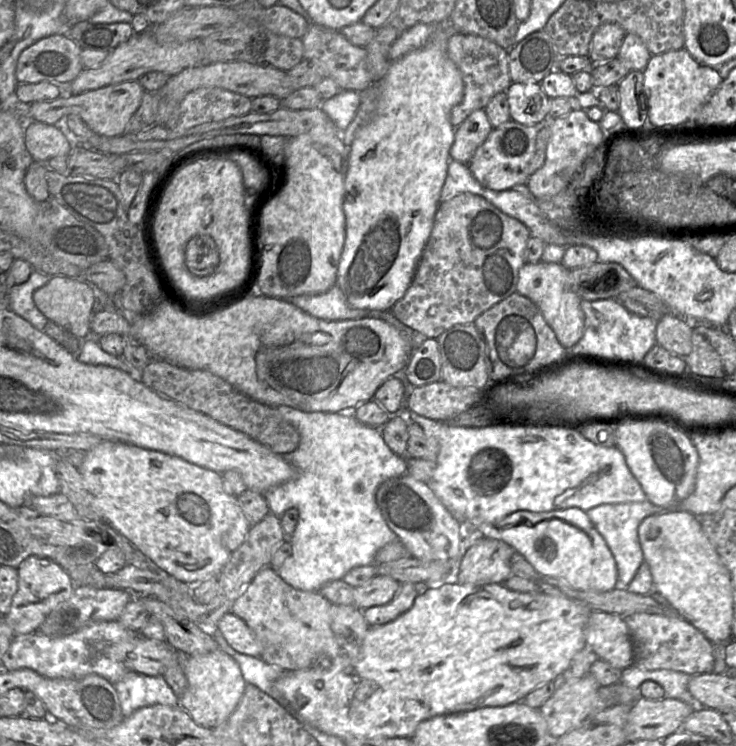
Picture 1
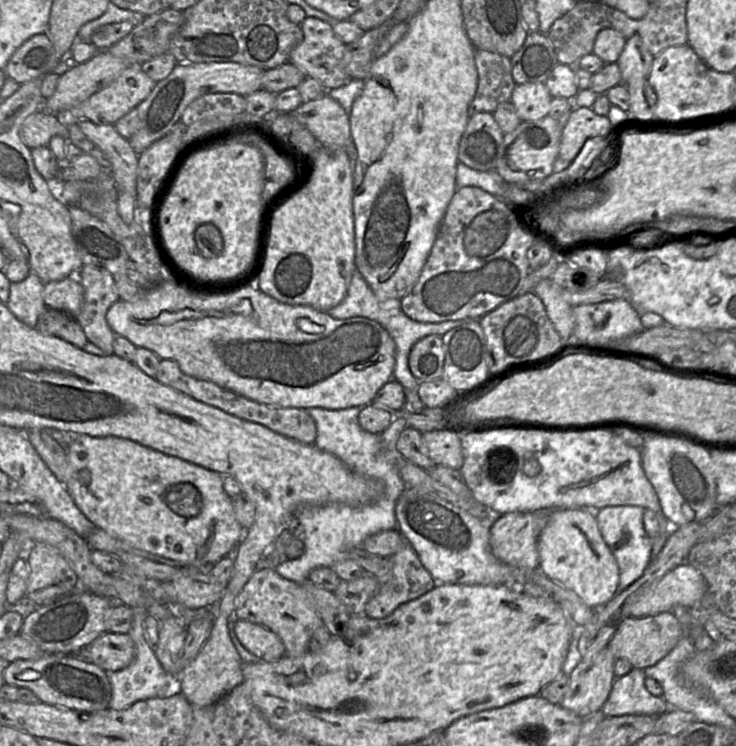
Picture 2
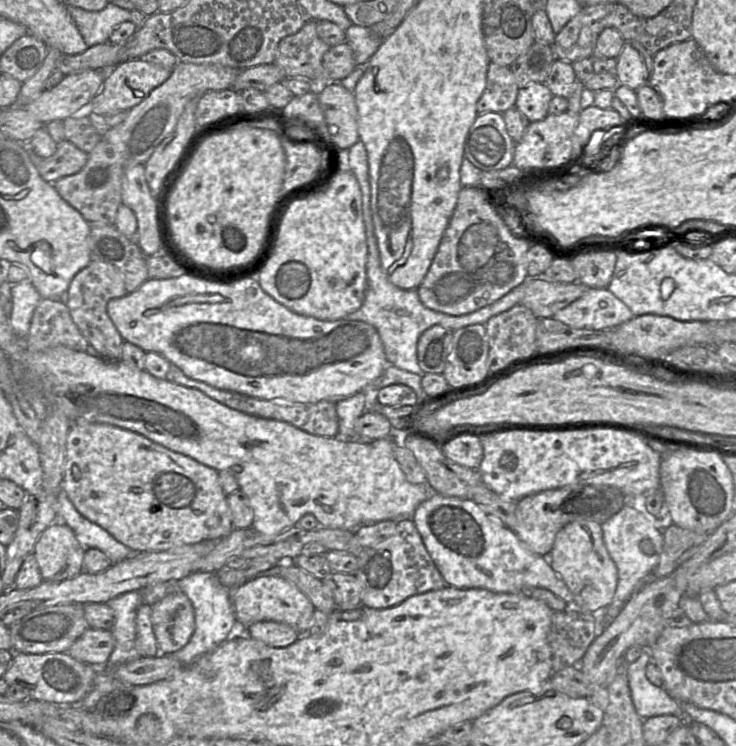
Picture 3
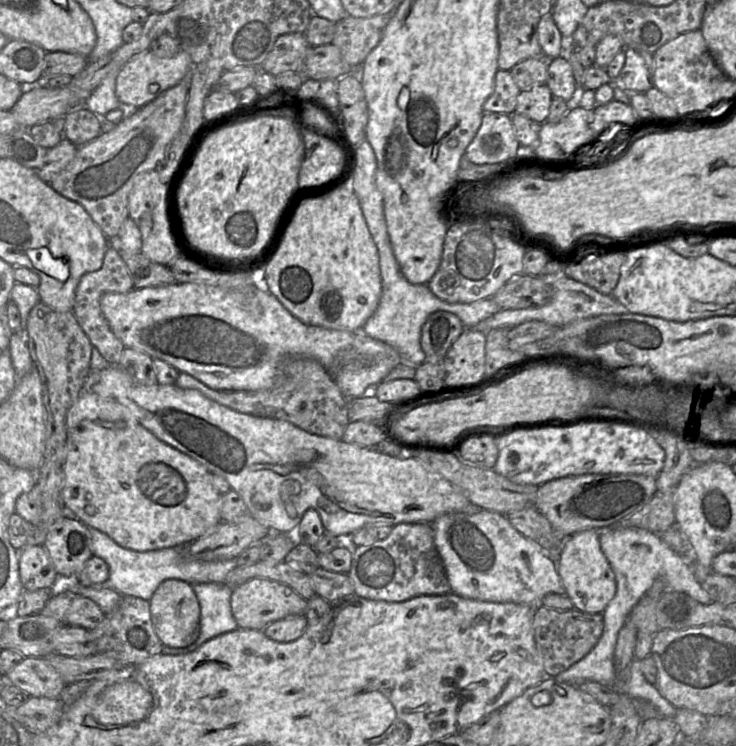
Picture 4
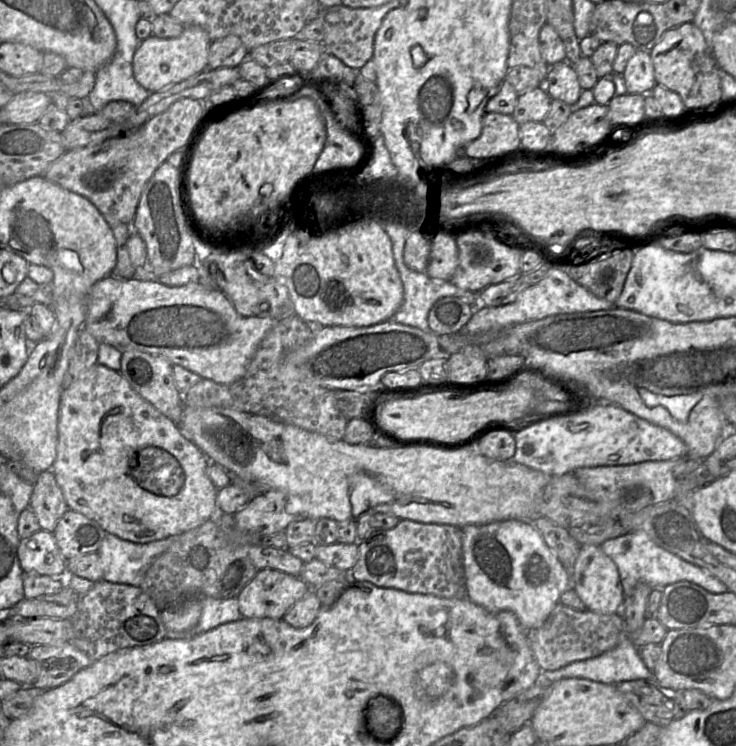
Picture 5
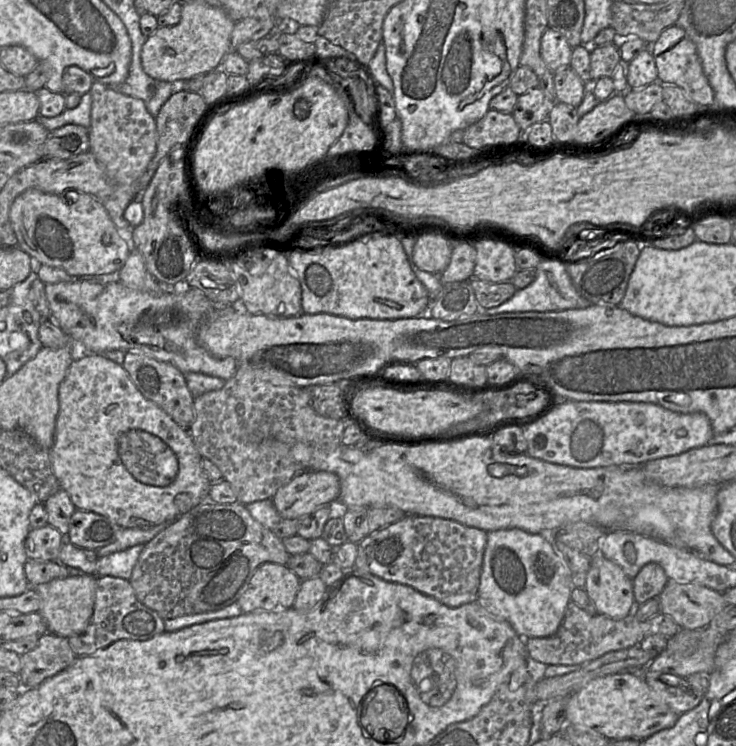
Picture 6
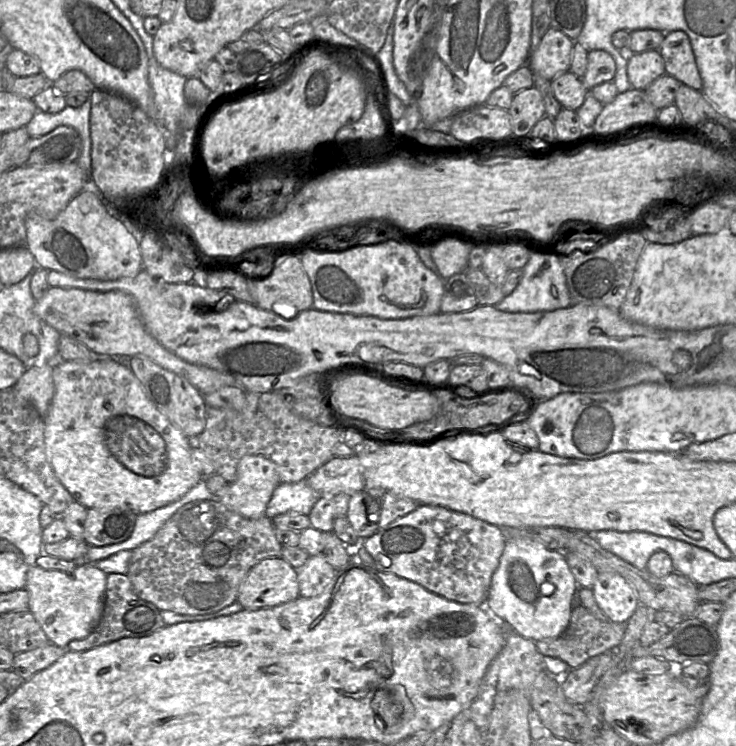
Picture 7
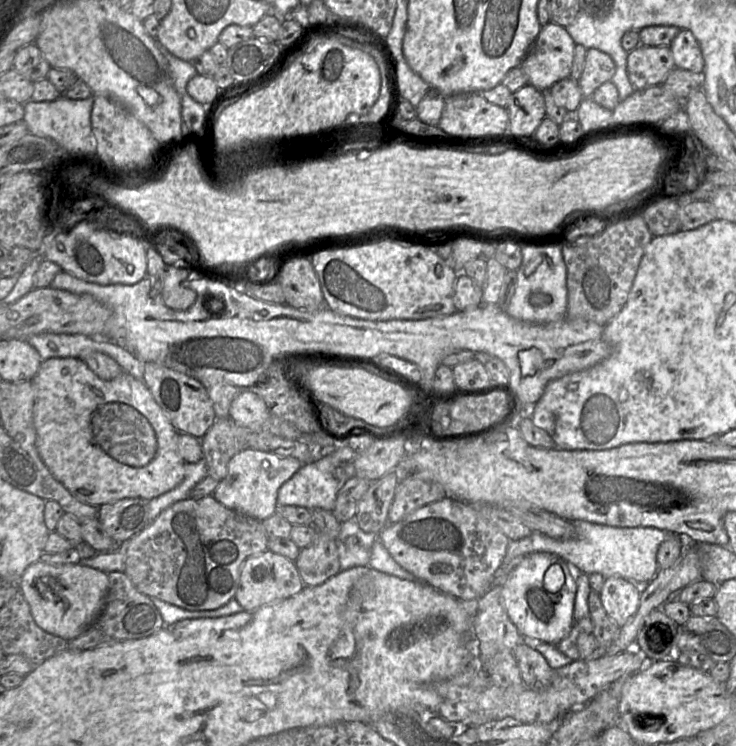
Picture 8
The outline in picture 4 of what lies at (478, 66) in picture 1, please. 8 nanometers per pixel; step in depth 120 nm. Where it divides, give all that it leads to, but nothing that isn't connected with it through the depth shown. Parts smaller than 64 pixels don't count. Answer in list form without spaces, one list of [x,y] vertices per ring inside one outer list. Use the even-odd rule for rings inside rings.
[[[498,69],[495,74],[494,90],[483,104],[484,113],[514,114],[519,93],[520,89],[510,71]]]

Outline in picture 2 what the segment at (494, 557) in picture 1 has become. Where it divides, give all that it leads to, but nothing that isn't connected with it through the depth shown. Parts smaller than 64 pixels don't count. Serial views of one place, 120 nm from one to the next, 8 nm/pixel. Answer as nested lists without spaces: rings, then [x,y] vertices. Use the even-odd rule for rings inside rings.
[[[548,510],[511,512],[498,516],[490,526],[490,548],[493,555],[505,564],[527,572],[538,569],[538,539],[548,518]]]

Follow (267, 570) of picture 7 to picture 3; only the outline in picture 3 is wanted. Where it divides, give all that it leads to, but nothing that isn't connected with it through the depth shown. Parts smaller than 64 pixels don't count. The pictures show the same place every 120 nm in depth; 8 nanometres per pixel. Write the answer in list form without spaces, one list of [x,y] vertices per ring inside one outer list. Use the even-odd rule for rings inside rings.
[[[272,575],[255,577],[232,590],[236,620],[247,629],[256,622],[274,621],[293,627],[300,635],[308,632],[315,607],[308,597],[286,579]]]

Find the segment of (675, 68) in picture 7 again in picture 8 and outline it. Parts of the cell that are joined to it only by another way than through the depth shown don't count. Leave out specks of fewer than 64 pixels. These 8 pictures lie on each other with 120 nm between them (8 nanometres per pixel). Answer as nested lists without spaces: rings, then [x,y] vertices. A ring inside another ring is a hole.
[[[681,29],[669,45],[675,68],[702,73],[704,60],[701,49],[693,33],[686,29]]]

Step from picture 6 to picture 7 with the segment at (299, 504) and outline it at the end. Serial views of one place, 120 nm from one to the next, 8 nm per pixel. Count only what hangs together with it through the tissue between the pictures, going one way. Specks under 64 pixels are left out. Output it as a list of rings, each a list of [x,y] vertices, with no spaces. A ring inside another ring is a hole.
[[[357,456],[332,457],[306,478],[321,497],[339,493],[353,495],[365,488],[364,468]]]

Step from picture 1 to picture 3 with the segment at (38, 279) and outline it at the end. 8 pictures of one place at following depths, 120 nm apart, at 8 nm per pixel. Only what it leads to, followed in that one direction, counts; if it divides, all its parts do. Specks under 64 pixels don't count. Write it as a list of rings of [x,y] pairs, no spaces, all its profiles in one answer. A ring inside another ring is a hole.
[[[30,280],[12,285],[13,309],[10,323],[15,334],[25,339],[29,333],[35,309],[42,300],[41,295]]]

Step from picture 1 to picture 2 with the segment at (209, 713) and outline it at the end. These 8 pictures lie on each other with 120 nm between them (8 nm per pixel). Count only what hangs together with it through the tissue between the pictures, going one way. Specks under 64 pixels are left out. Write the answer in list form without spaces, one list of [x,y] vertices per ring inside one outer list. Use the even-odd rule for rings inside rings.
[[[219,601],[213,607],[214,625],[211,635],[179,677],[180,692],[193,706],[208,706],[217,702],[244,680],[243,661],[229,635],[229,619],[226,614],[220,614]]]

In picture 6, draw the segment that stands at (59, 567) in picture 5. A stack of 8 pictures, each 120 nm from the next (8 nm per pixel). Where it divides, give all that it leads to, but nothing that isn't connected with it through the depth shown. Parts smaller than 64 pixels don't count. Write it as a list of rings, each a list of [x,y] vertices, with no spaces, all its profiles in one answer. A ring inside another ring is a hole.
[[[48,524],[39,529],[31,529],[25,540],[27,558],[40,561],[58,561],[59,551],[64,541],[65,536]]]

